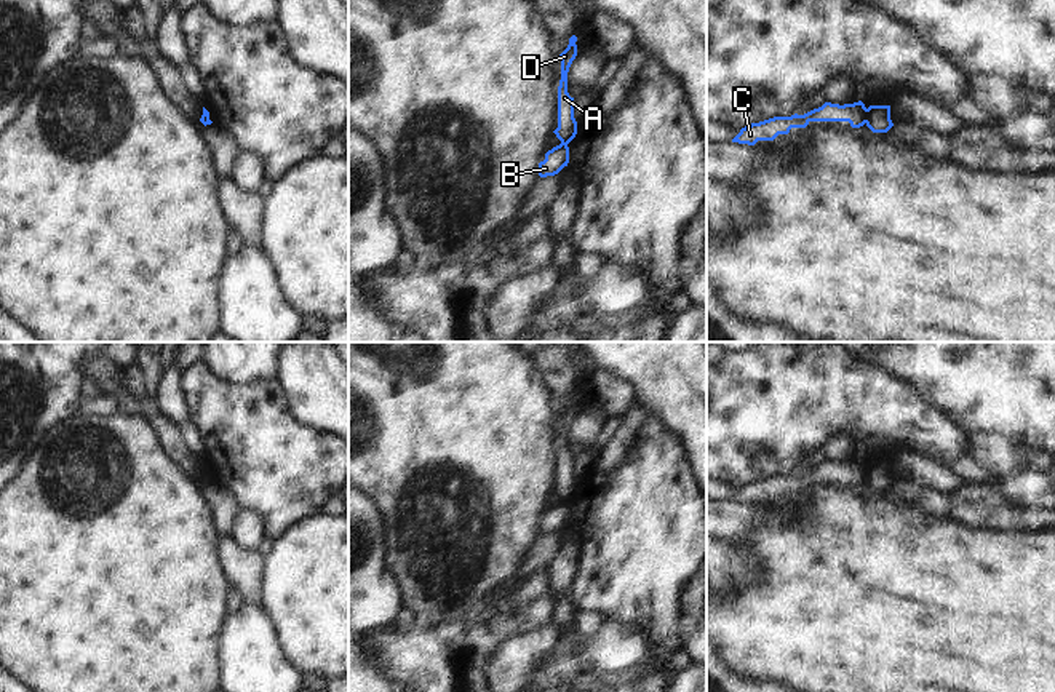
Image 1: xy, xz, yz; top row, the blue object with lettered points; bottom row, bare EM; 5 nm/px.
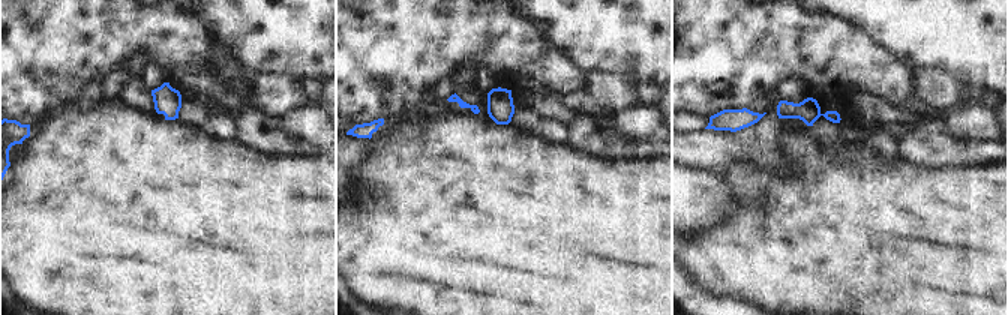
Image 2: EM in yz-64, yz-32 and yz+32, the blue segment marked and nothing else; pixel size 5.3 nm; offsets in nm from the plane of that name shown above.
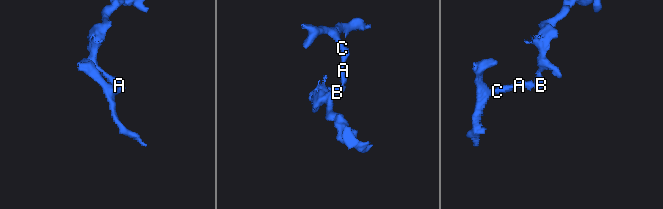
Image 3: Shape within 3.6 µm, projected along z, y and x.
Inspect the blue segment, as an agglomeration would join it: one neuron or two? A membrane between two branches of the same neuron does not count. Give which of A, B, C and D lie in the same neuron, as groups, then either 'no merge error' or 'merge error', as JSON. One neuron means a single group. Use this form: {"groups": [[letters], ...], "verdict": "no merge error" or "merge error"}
{"groups": [["A", "C", "D"], ["B"]], "verdict": "merge error"}

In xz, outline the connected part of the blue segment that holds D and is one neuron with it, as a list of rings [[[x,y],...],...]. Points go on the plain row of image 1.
[[[577,395],[569,396],[567,406],[559,412],[561,438],[558,444],[558,486],[553,489],[561,502],[569,502],[577,492],[577,479],[574,476],[574,455],[567,451],[567,430],[577,414]]]

